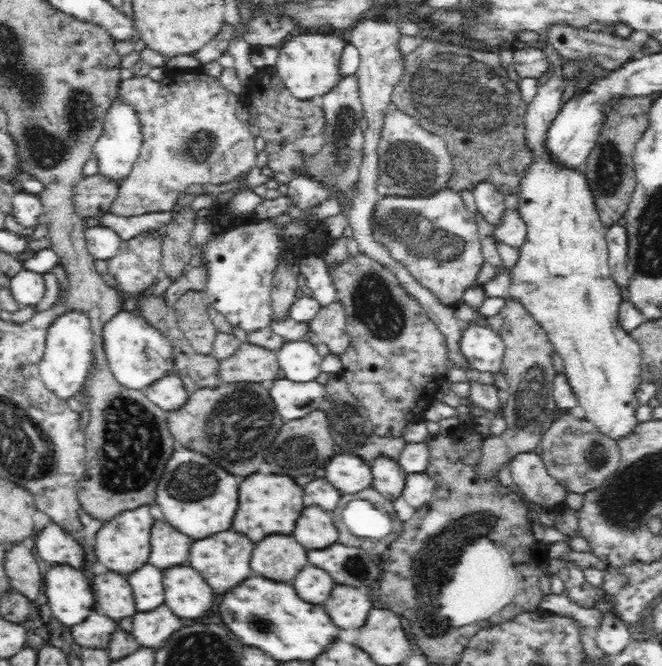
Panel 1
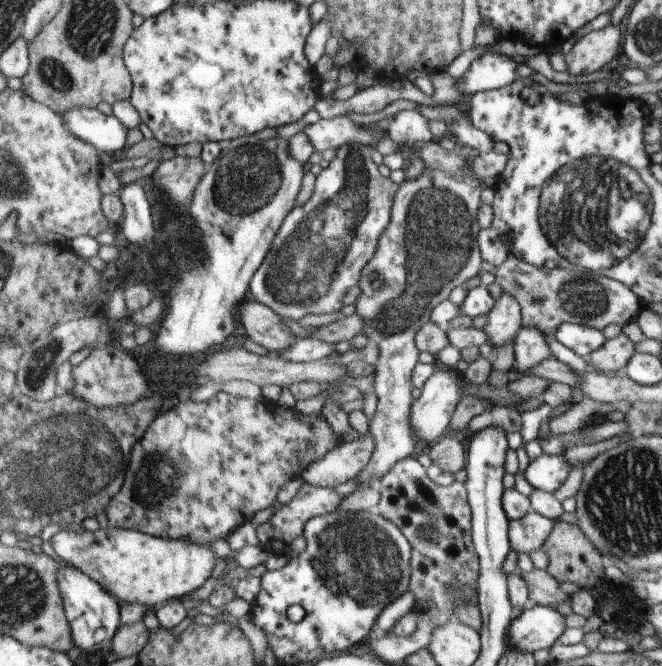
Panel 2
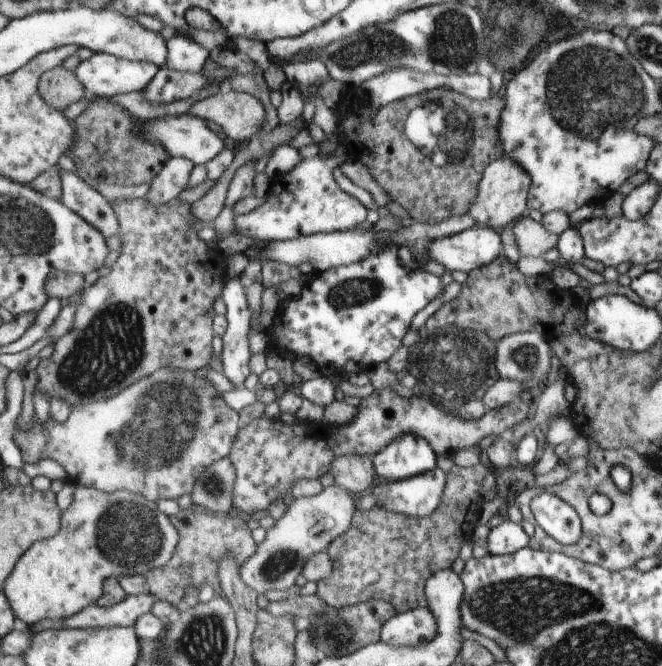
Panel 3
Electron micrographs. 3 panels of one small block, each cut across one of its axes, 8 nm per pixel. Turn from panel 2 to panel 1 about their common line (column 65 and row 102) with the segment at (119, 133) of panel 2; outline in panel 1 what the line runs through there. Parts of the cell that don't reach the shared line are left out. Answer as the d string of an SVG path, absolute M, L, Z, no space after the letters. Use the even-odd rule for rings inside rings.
M115 100L112 110L108 112L102 135L94 142L96 174L103 176L105 180L115 184L119 189L131 176L131 170L141 144L140 122L137 122L136 113L127 104L121 104Z

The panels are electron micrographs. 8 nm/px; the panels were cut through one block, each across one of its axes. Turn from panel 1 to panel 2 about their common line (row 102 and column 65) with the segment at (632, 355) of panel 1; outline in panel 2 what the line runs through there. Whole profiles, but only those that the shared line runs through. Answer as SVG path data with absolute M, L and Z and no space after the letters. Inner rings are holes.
M109 526L108 528L90 531L83 528L81 533L74 530L62 530L50 540L57 553L57 558L62 558L70 565L77 566L94 580L103 584L111 593L124 603L140 603L149 607L162 606L170 600L188 596L202 588L212 574L215 574L217 560L230 556L234 550L226 539L212 544L195 544L185 540L166 540L138 529L123 529Z

